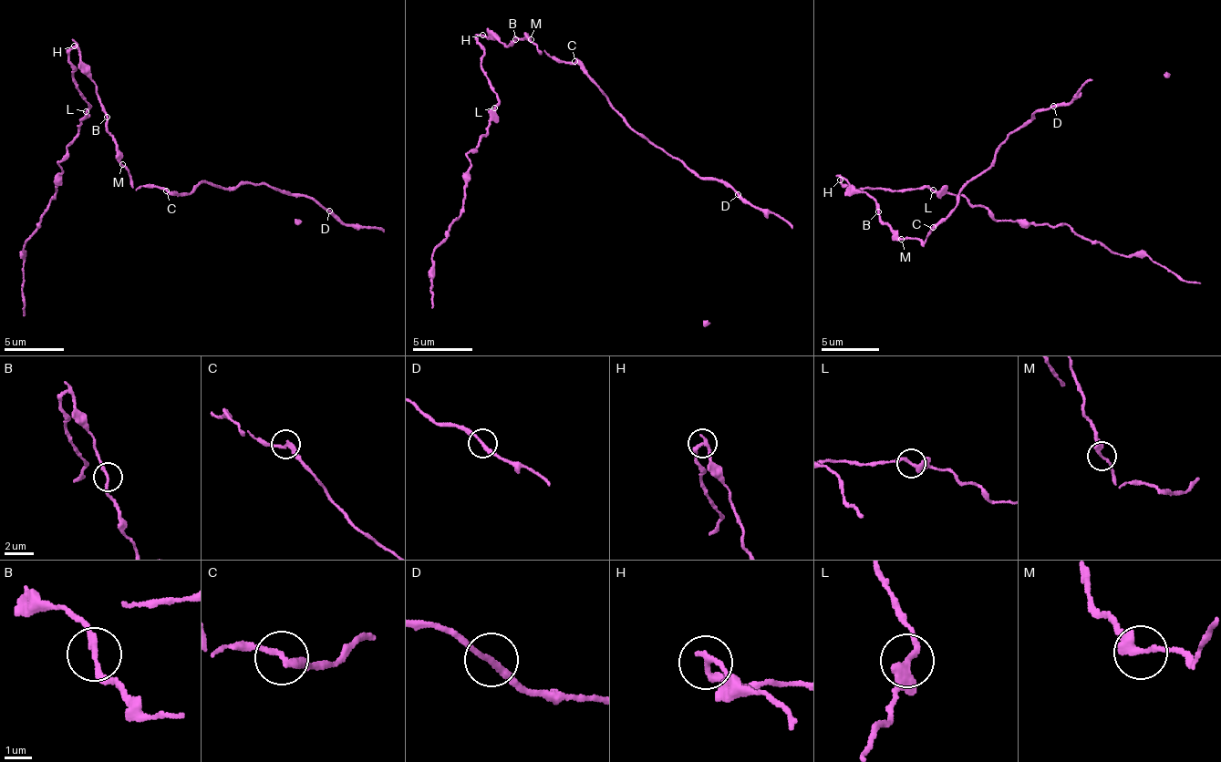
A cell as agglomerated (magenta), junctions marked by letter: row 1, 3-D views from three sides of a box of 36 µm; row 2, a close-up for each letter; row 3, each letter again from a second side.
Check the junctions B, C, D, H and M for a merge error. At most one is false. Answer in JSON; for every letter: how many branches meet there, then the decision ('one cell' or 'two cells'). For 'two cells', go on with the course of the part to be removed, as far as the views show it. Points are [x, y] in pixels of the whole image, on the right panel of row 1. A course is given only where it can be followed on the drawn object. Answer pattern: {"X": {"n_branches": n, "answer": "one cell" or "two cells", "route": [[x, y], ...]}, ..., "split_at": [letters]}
{"B": {"n_branches": 2, "answer": "one cell"}, "C": {"n_branches": 2, "answer": "one cell"}, "D": {"n_branches": 2, "answer": "one cell"}, "H": {"n_branches": 2, "answer": "two cells", "route": [[841, 179], [853, 189], [964, 195], [996, 221], [1070, 224], [1079, 236], [1120, 255], [1148, 255], [1200, 283]]}, "M": {"n_branches": 2, "answer": "one cell"}, "split_at": ["H"]}

